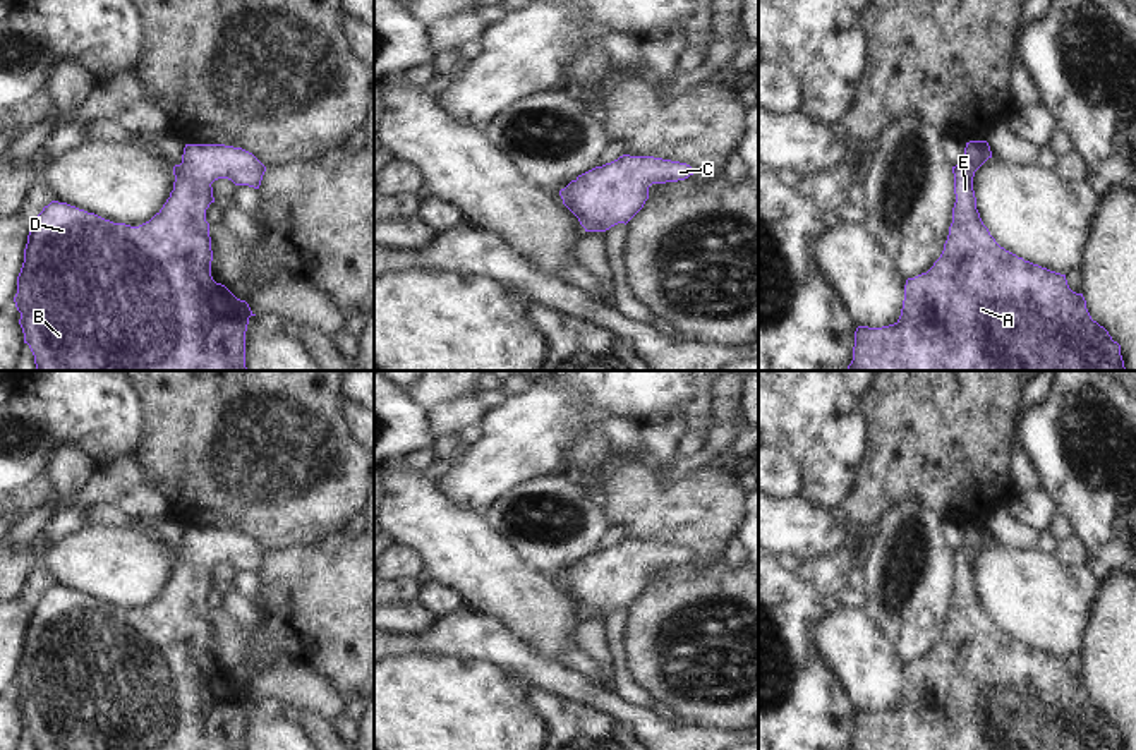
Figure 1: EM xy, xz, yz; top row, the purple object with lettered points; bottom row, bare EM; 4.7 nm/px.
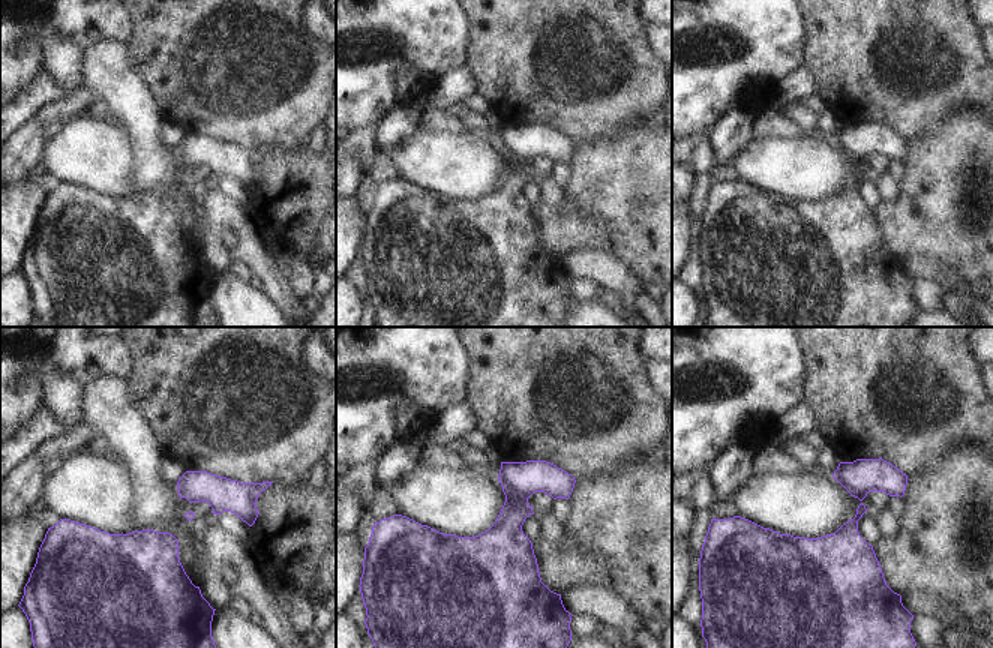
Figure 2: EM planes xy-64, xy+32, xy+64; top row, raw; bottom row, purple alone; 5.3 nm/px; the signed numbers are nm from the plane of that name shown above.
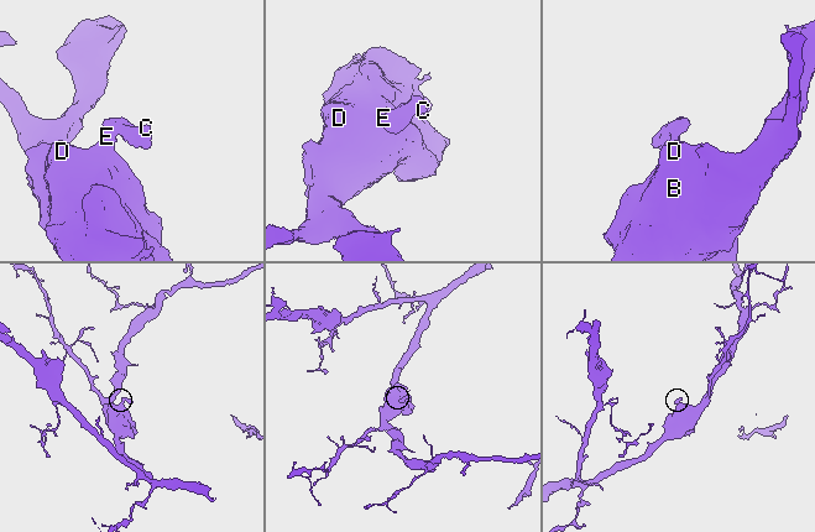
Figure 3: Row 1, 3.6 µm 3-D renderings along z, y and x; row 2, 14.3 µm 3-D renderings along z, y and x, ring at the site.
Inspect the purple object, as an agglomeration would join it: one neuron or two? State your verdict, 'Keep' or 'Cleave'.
Keep

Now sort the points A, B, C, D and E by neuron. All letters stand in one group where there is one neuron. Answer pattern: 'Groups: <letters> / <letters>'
Groups: A B C D E

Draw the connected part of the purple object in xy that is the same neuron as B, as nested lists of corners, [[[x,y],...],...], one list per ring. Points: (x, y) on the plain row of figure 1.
[[[185,529],[182,547],[173,551],[173,575],[163,592],[146,608],[130,611],[113,608],[94,597],[88,597],[67,587],[51,585],[38,601],[31,604],[31,614],[24,633],[24,647],[17,661],[15,692],[21,697],[19,709],[24,717],[24,728],[29,729],[36,750],[245,750],[245,716],[249,702],[256,700],[245,685],[237,683],[225,669],[211,661],[211,621],[206,594],[213,582],[211,568],[218,563],[228,563],[235,570],[259,573],[266,551],[249,535],[225,529]]]

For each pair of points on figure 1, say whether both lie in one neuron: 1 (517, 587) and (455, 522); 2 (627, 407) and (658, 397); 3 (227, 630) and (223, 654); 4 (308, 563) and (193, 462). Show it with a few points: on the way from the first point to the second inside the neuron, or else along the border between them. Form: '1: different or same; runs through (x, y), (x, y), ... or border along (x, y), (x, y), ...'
1: same; runs through (501, 572), (467, 538)
2: same; runs through (634, 400), (637, 397), (651, 397)
3: same; runs through (227, 635), (227, 649)
4: different; border along (326, 534), (311, 544), (294, 544), (266, 551)

